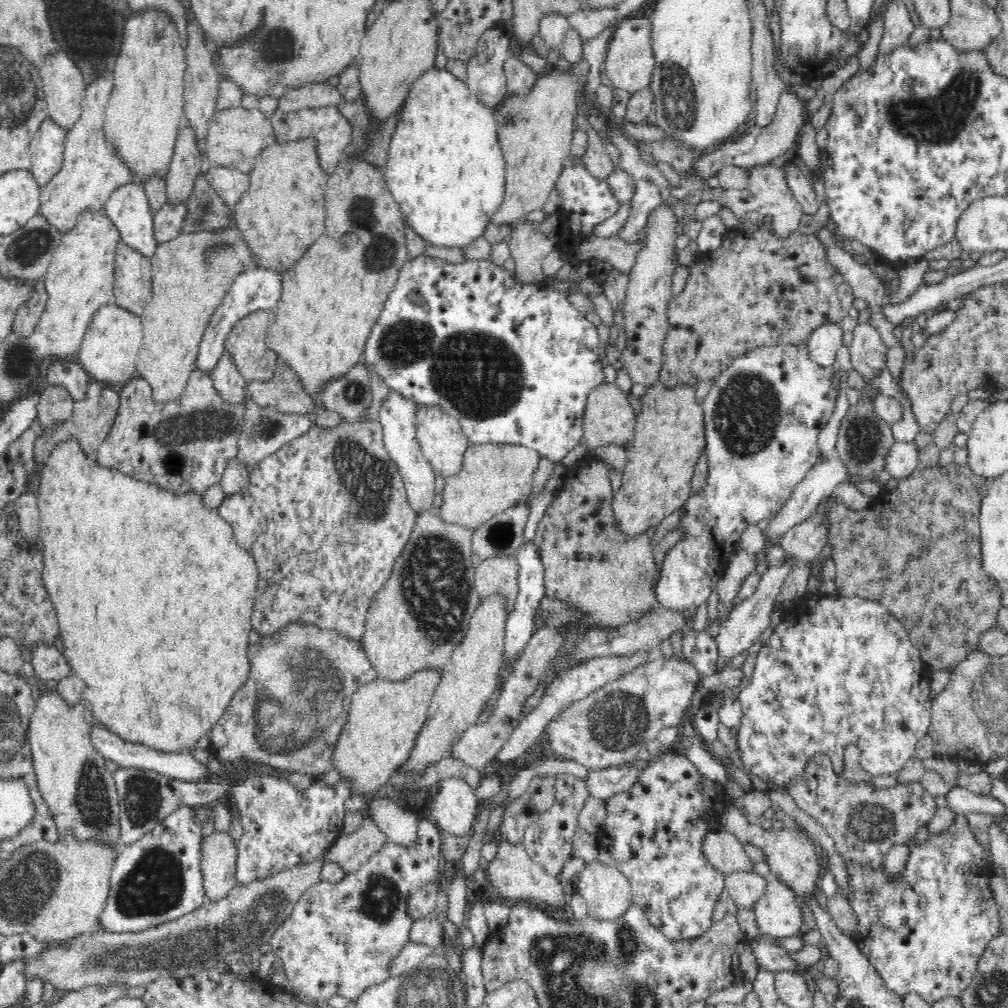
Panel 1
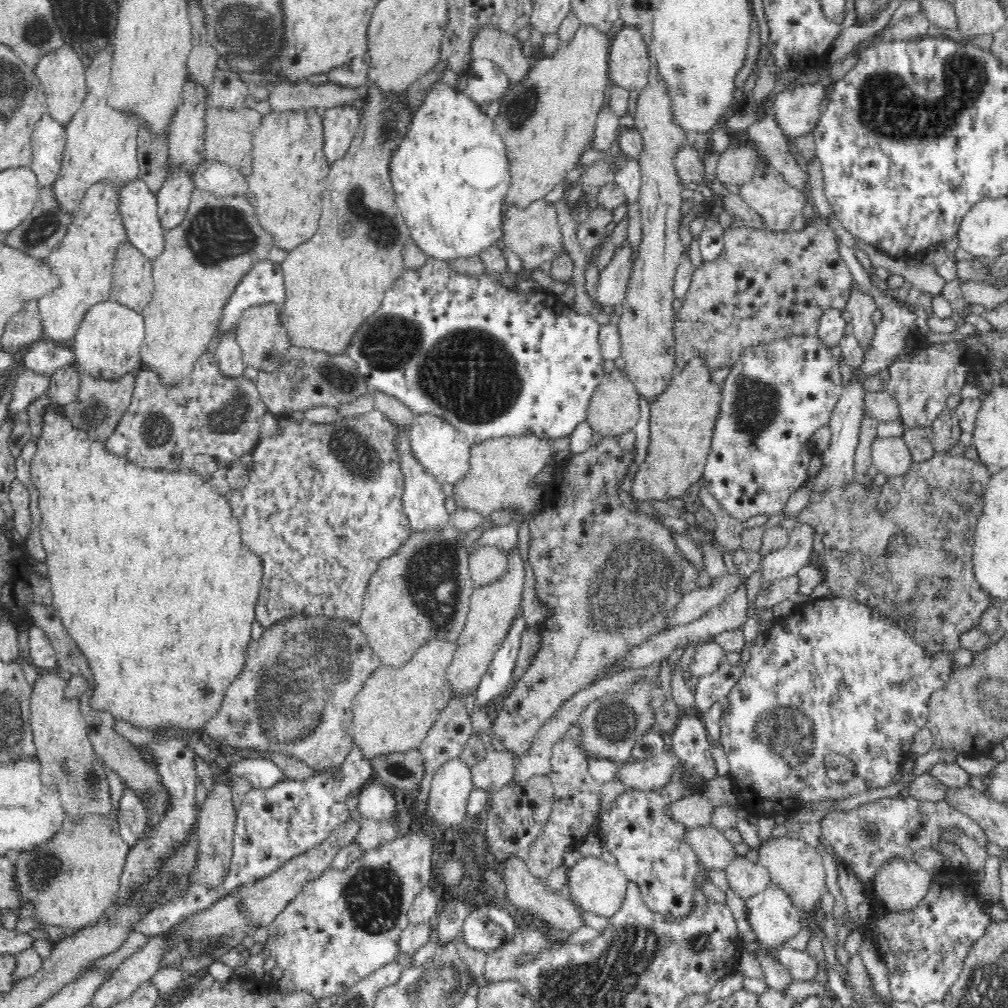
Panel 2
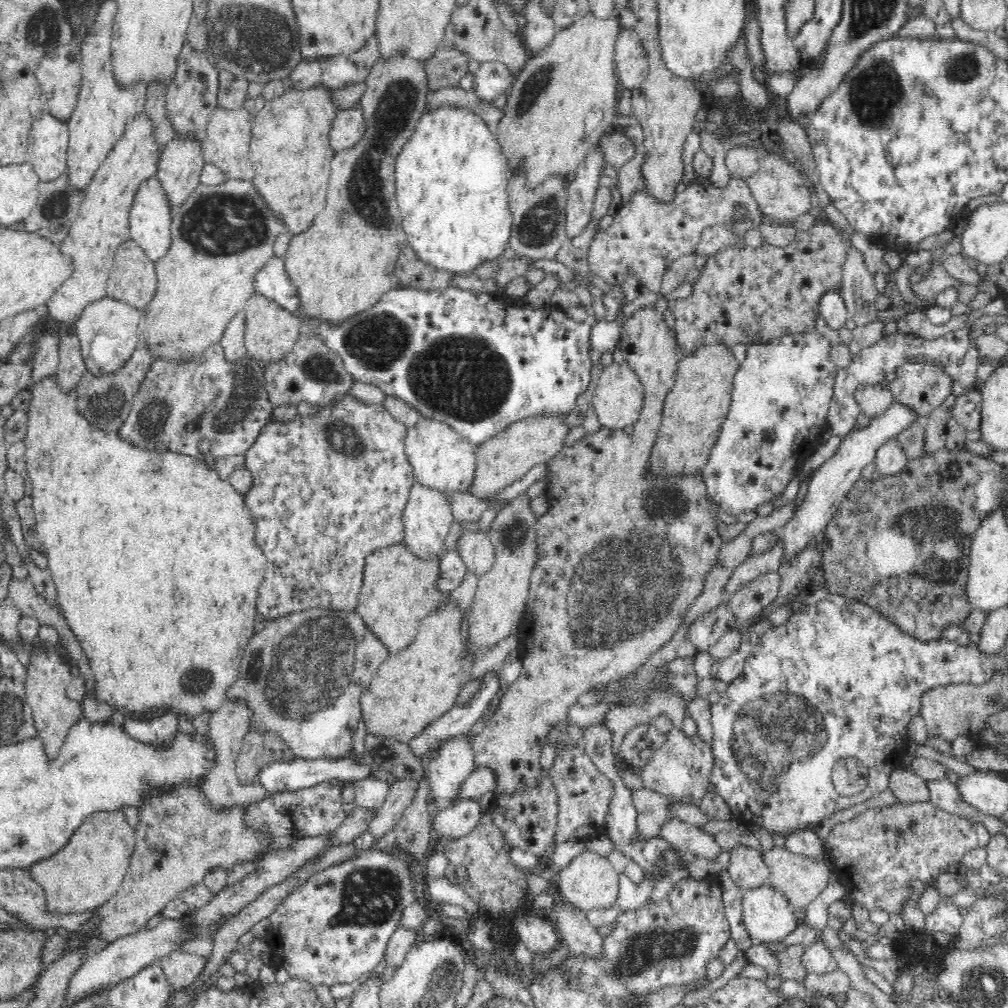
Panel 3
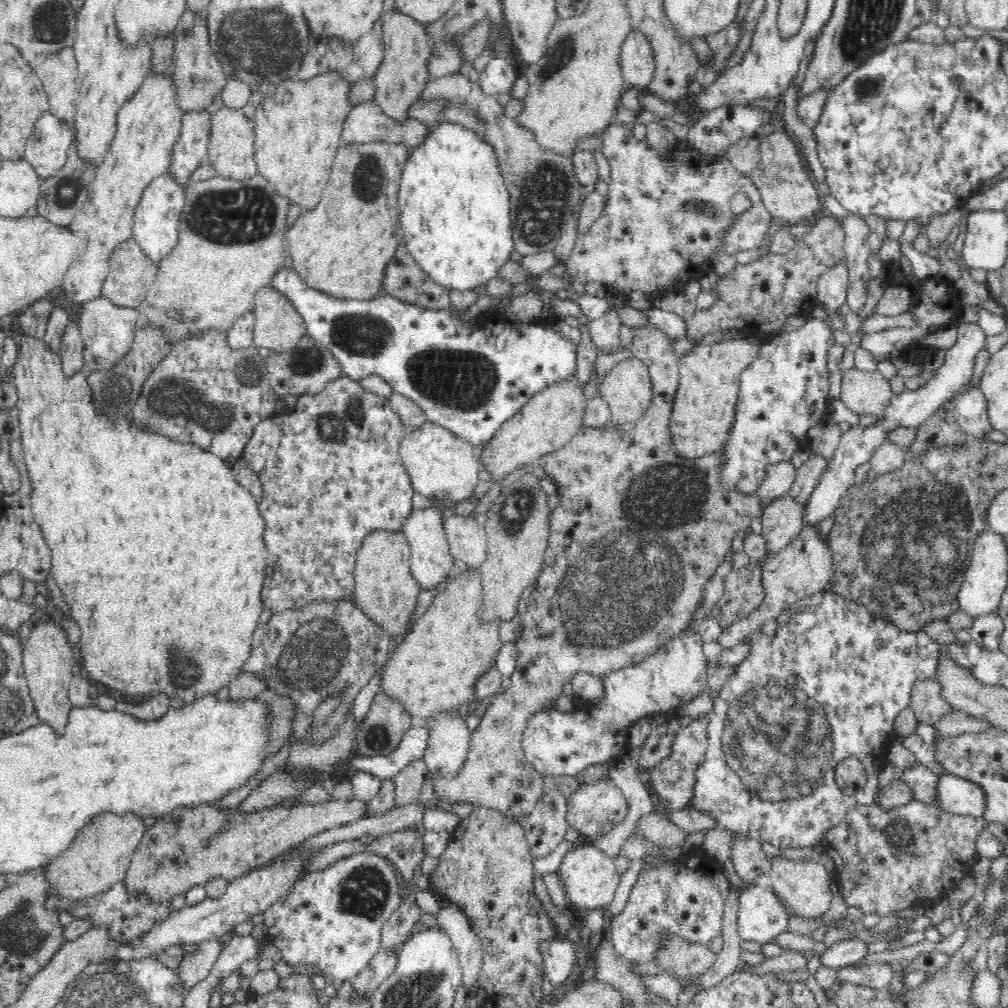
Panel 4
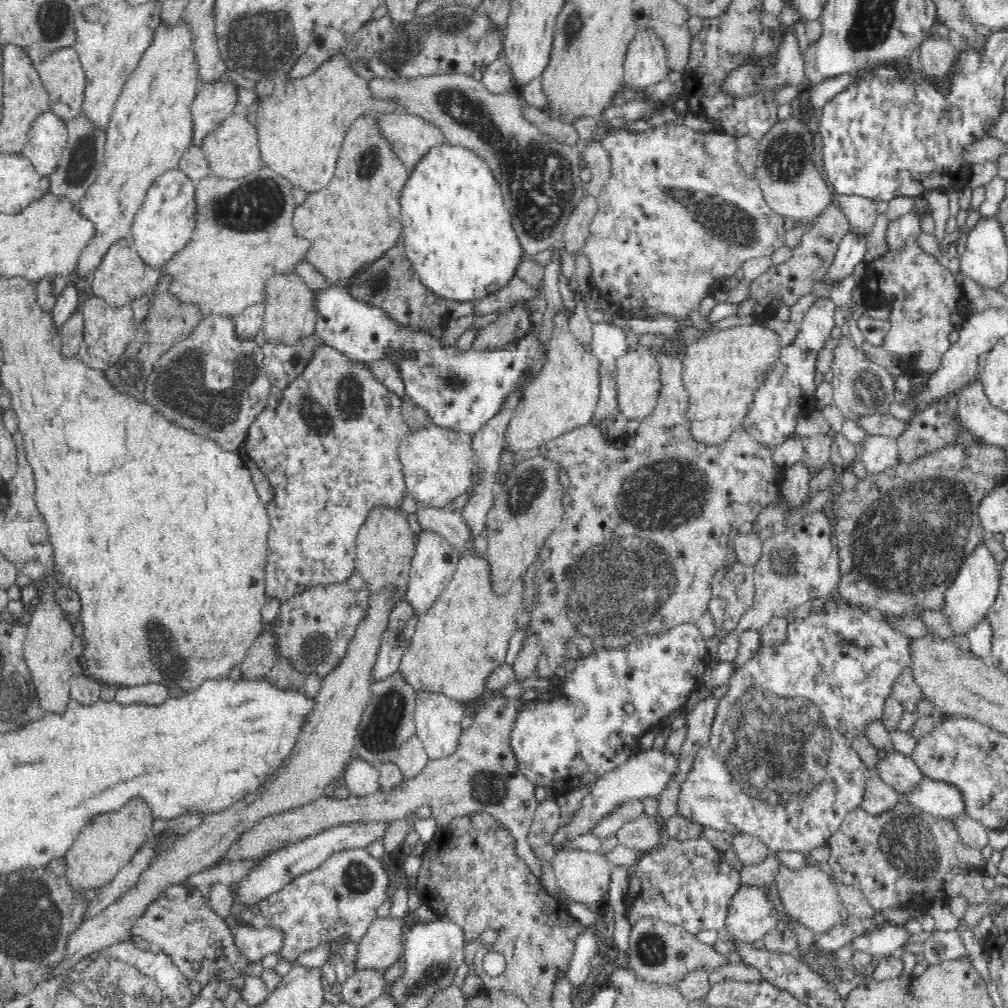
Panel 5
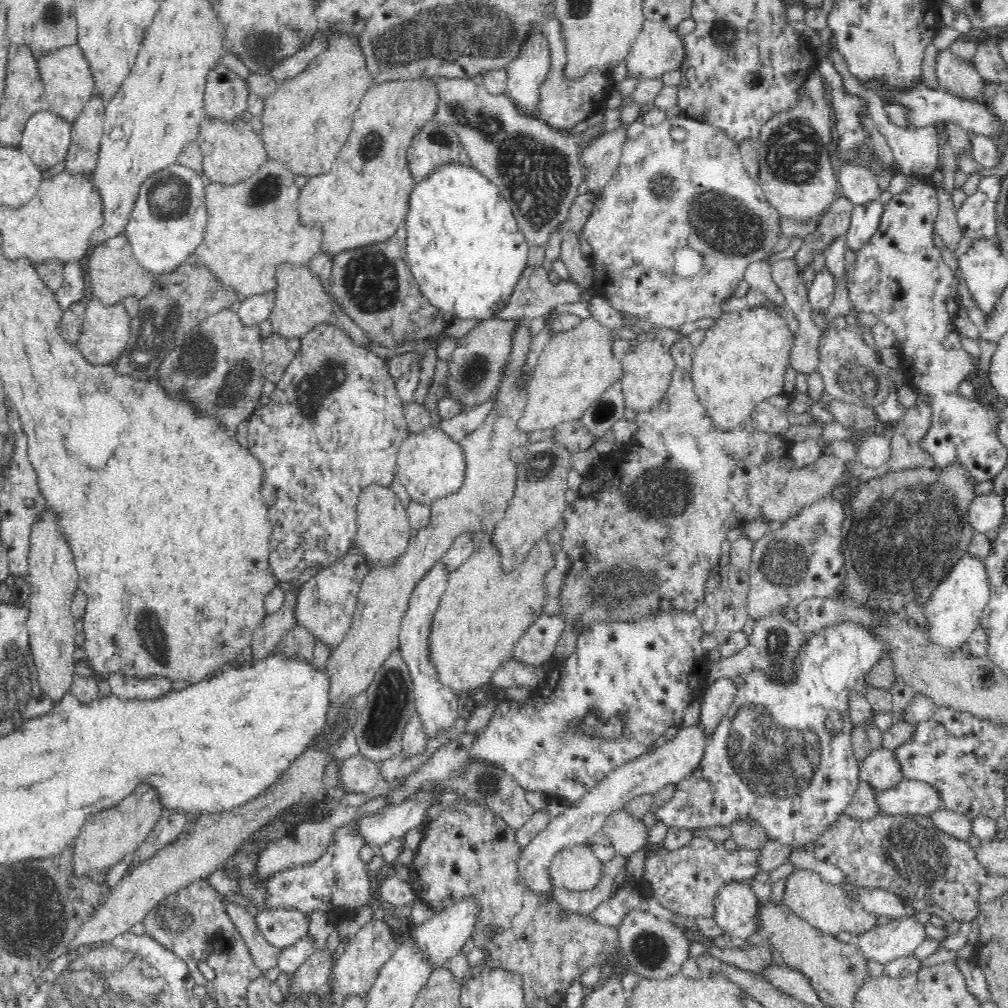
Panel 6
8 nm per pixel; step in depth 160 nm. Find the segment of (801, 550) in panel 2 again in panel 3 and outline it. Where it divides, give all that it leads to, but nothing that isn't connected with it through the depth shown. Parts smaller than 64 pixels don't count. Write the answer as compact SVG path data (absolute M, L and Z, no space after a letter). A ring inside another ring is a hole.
M894 399L894 402L888 406L884 413L871 418L870 424L866 428L861 427L856 432L852 431L841 439L840 446L834 455L813 472L800 510L781 529L784 541L786 541L784 544L786 545L786 550L784 550L786 554L784 554L782 562L785 563L794 553L812 543L813 537L818 532L823 531L824 526L832 521L836 510L842 505L844 497L851 492L852 486L861 480L862 468L868 466L870 462L874 462L878 450L888 440L895 439L899 433L917 423L921 423L921 420L918 419L918 412Z

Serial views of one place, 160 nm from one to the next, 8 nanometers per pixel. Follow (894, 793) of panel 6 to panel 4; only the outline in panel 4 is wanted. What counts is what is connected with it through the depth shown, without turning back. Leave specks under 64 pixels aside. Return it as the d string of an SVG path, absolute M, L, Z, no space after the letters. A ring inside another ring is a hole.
M944 773L937 778L933 800L948 814L980 817L984 810L983 792L975 784Z

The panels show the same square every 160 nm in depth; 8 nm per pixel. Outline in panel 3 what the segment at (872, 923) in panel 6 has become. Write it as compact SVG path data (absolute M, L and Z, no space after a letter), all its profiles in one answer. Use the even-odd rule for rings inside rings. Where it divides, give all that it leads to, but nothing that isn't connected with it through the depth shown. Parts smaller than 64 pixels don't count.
M780 842L770 851L764 852L763 860L770 868L770 877L768 883L776 891L779 891L786 897L788 904L795 912L804 914L809 904L818 899L826 889L832 870L828 869L827 864L819 859L812 859L805 855L792 855L792 852L786 851Z

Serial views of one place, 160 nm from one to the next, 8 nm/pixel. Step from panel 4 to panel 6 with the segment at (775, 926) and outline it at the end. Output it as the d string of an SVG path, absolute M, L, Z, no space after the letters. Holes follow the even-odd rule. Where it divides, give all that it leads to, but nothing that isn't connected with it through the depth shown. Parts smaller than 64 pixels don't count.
M728 881L714 896L712 922L723 935L748 939L758 932L754 923L758 902L749 881Z

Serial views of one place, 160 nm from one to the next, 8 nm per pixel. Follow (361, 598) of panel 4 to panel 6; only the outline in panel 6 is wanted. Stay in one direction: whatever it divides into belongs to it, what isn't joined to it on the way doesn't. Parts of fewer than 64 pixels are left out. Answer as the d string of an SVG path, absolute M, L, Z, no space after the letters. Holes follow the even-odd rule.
M368 483L357 496L355 542L361 554L374 565L390 564L406 548L410 530L408 514L391 486Z

